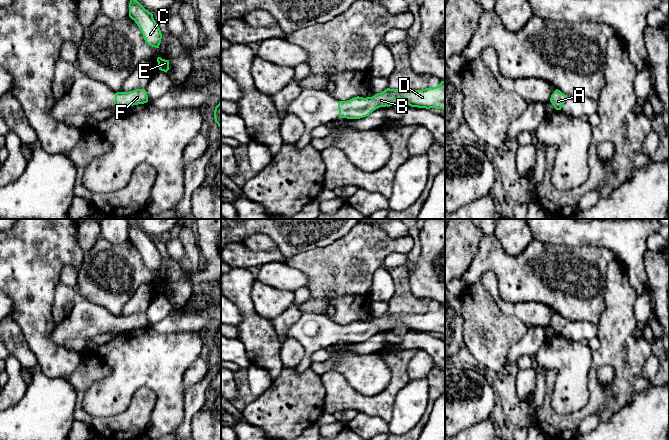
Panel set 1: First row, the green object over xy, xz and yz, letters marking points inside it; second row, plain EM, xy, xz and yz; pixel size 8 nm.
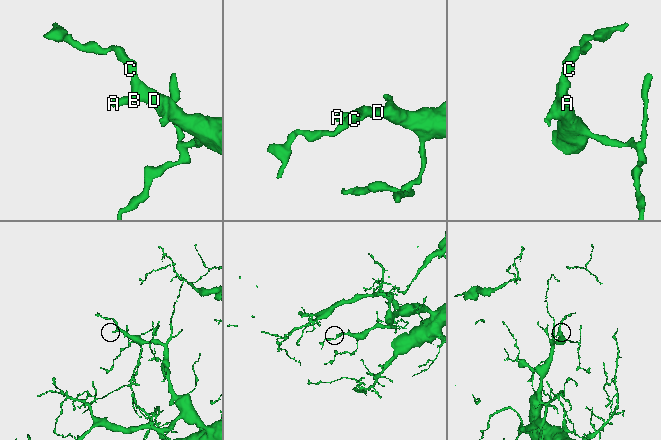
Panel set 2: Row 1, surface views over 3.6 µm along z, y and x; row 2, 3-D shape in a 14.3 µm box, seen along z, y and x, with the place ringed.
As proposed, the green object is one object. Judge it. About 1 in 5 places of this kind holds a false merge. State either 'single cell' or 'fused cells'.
single cell

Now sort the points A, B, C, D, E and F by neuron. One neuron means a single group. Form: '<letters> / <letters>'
A B C D E F

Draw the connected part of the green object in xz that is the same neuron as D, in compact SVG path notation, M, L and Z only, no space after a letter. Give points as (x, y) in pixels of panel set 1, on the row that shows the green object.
M445 80L436 87L422 90L404 90L387 88L372 97L354 97L347 101L339 101L339 117L360 119L368 116L380 107L390 107L398 100L404 100L411 107L435 108L445 111Z

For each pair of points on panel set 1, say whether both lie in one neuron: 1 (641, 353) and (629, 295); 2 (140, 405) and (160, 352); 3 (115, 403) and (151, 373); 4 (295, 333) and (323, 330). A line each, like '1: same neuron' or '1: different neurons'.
1: same neuron
2: different neurons
3: same neuron
4: same neuron

